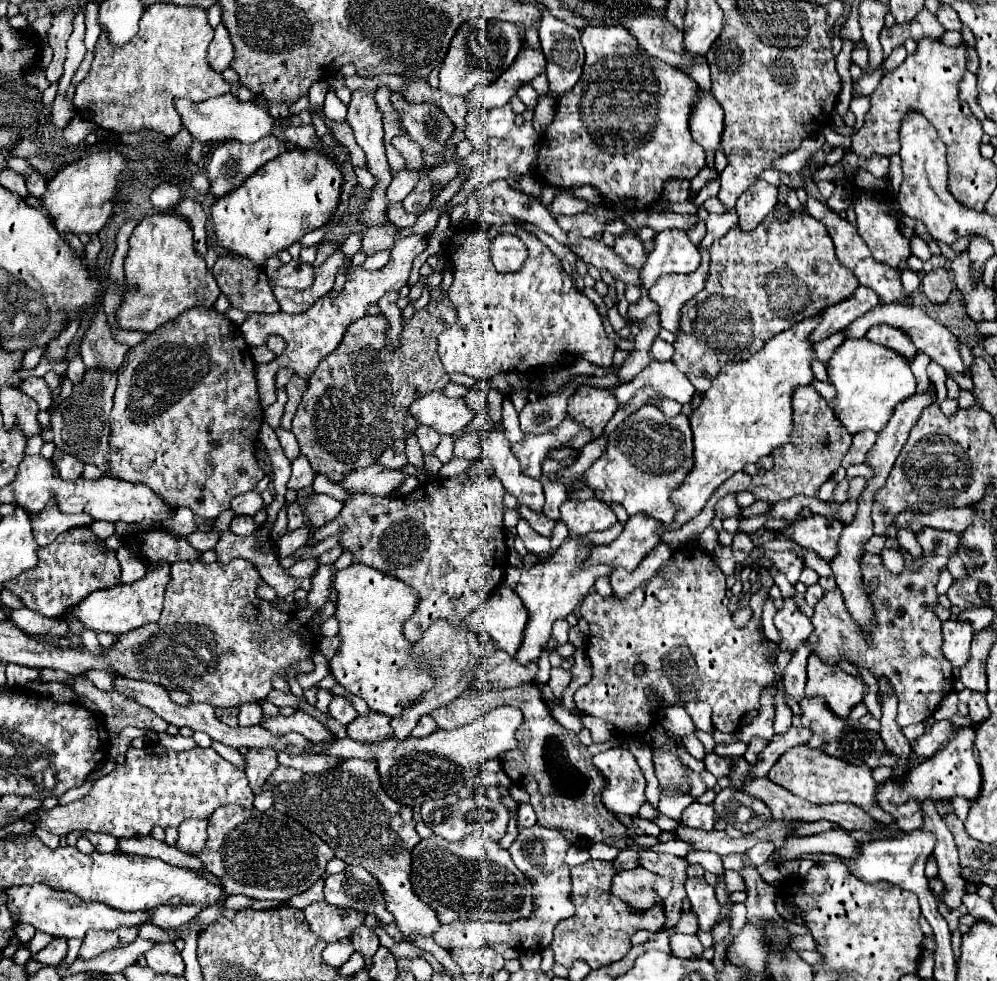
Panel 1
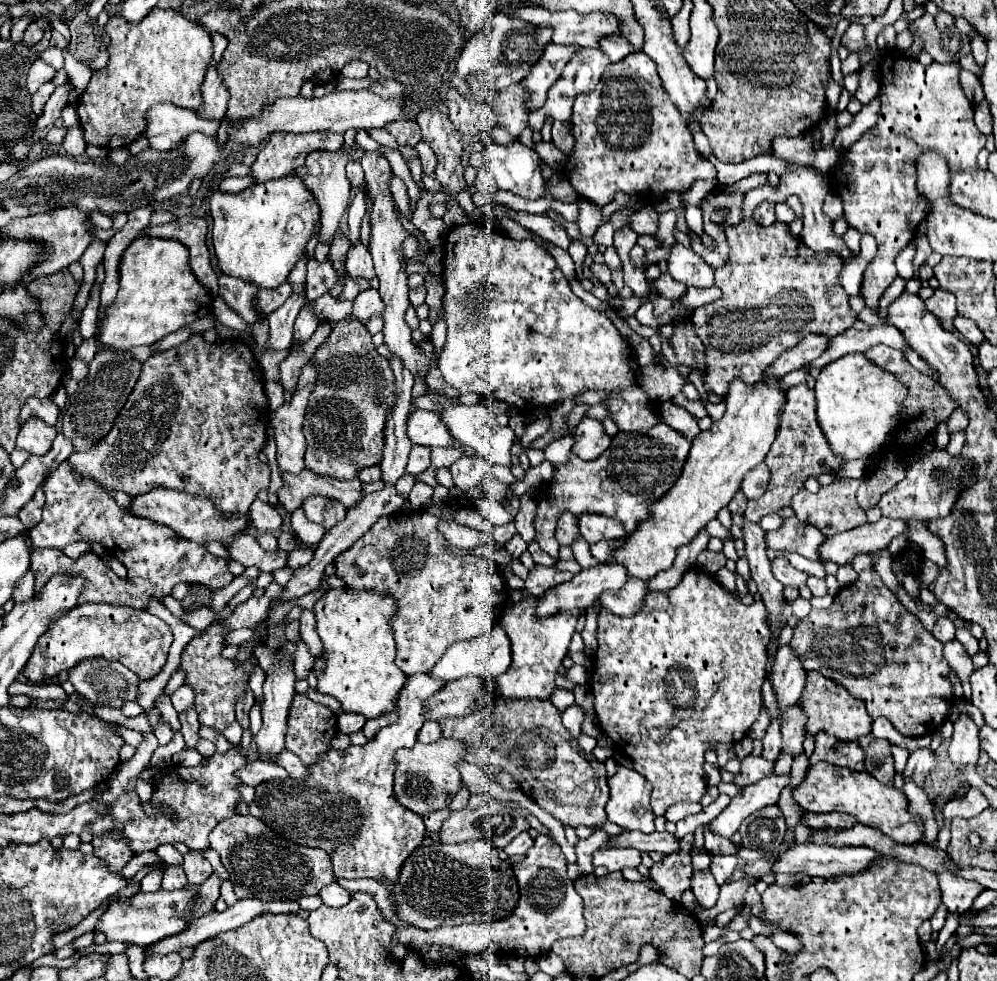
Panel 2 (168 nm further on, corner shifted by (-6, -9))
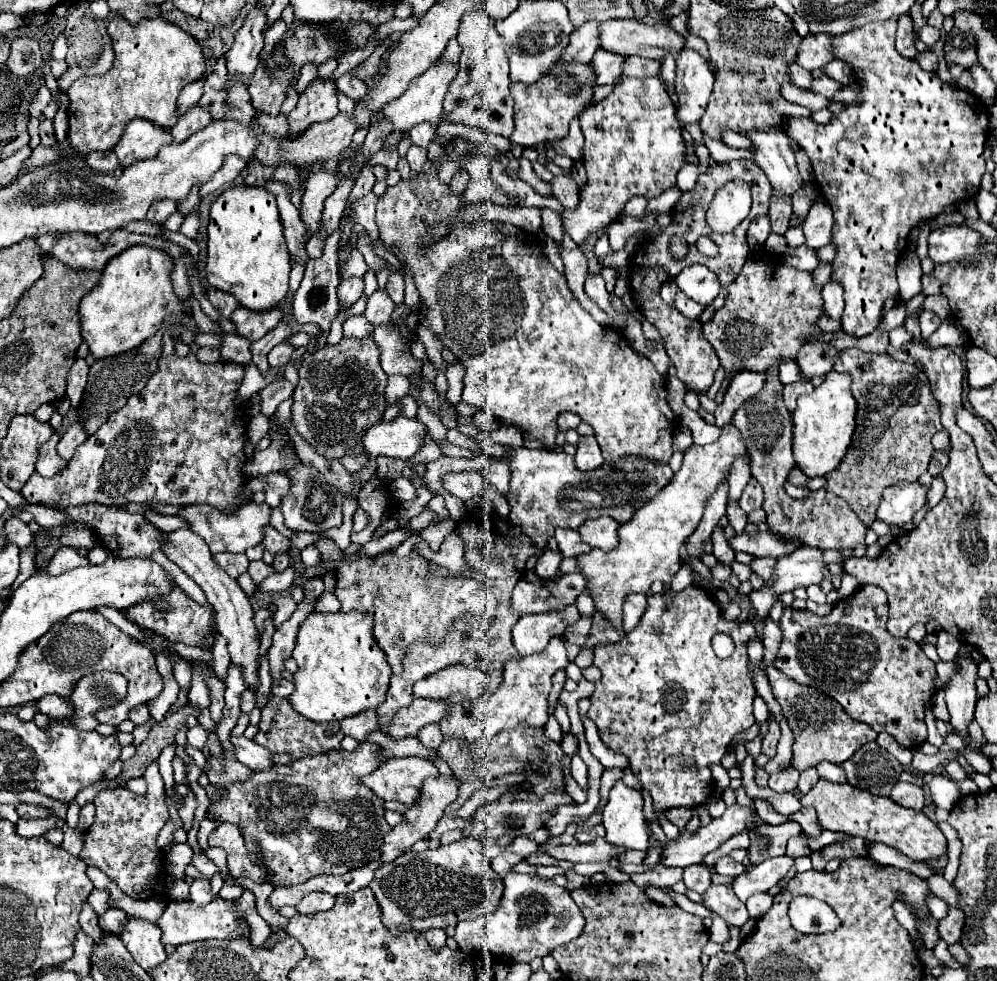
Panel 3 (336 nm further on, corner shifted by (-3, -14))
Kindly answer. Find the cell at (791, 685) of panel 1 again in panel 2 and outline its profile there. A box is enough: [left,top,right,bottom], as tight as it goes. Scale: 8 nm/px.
[780,701,806,755]

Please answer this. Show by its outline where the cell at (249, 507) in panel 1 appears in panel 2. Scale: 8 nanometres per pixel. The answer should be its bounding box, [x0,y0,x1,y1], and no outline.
[248,499,282,533]

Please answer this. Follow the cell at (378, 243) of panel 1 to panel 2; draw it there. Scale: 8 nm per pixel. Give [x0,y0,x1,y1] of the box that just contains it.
[346,243,374,279]

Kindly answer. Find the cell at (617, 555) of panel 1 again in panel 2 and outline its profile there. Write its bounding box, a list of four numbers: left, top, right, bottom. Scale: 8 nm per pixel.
[538,563,628,617]

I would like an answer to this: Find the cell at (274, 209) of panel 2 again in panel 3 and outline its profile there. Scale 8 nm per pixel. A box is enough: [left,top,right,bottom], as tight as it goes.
[207,186,291,312]

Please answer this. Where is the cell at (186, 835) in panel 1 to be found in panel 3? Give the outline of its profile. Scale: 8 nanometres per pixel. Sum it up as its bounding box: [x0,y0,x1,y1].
[191,880,217,906]

